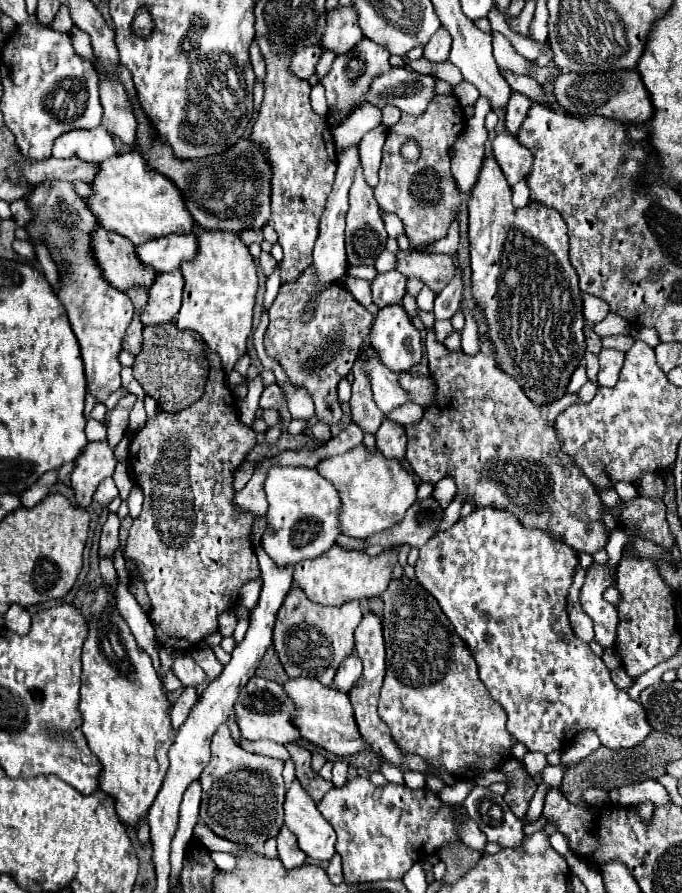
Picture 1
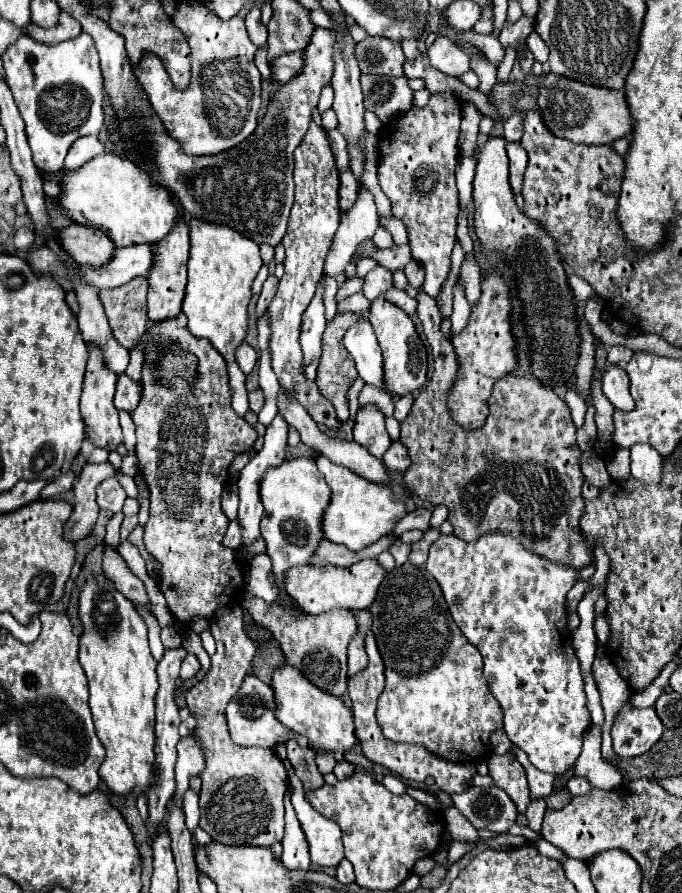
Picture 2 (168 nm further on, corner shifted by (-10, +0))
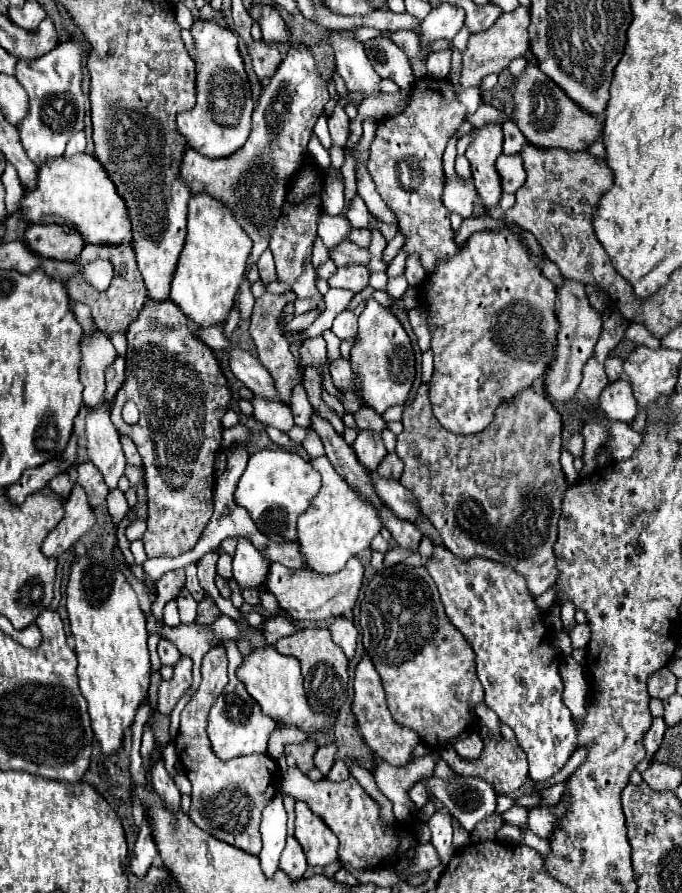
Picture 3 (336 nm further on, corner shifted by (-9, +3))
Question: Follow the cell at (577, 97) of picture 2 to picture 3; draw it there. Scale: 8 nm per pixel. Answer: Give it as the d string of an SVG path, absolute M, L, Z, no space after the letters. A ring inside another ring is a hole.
M528 61L526 69L514 77L514 113L512 119L516 121L518 129L526 137L526 141L538 149L564 149L564 151L584 151L590 143L602 137L602 121L588 117L582 113L574 101L554 85L534 63Z

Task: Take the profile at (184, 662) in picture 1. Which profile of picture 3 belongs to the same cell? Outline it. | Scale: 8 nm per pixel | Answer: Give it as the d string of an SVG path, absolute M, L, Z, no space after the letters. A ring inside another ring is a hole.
M180 657L180 661L174 665L174 677L170 681L160 681L158 685L158 713L170 715L180 697L190 689L192 685L192 665L188 657Z

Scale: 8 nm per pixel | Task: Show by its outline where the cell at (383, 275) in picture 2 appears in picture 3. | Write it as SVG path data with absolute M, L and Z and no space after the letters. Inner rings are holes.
M364 265L338 267L336 273L328 279L328 285L338 287L338 289L350 289L350 291L358 293L368 285L368 273L370 273L370 269Z

